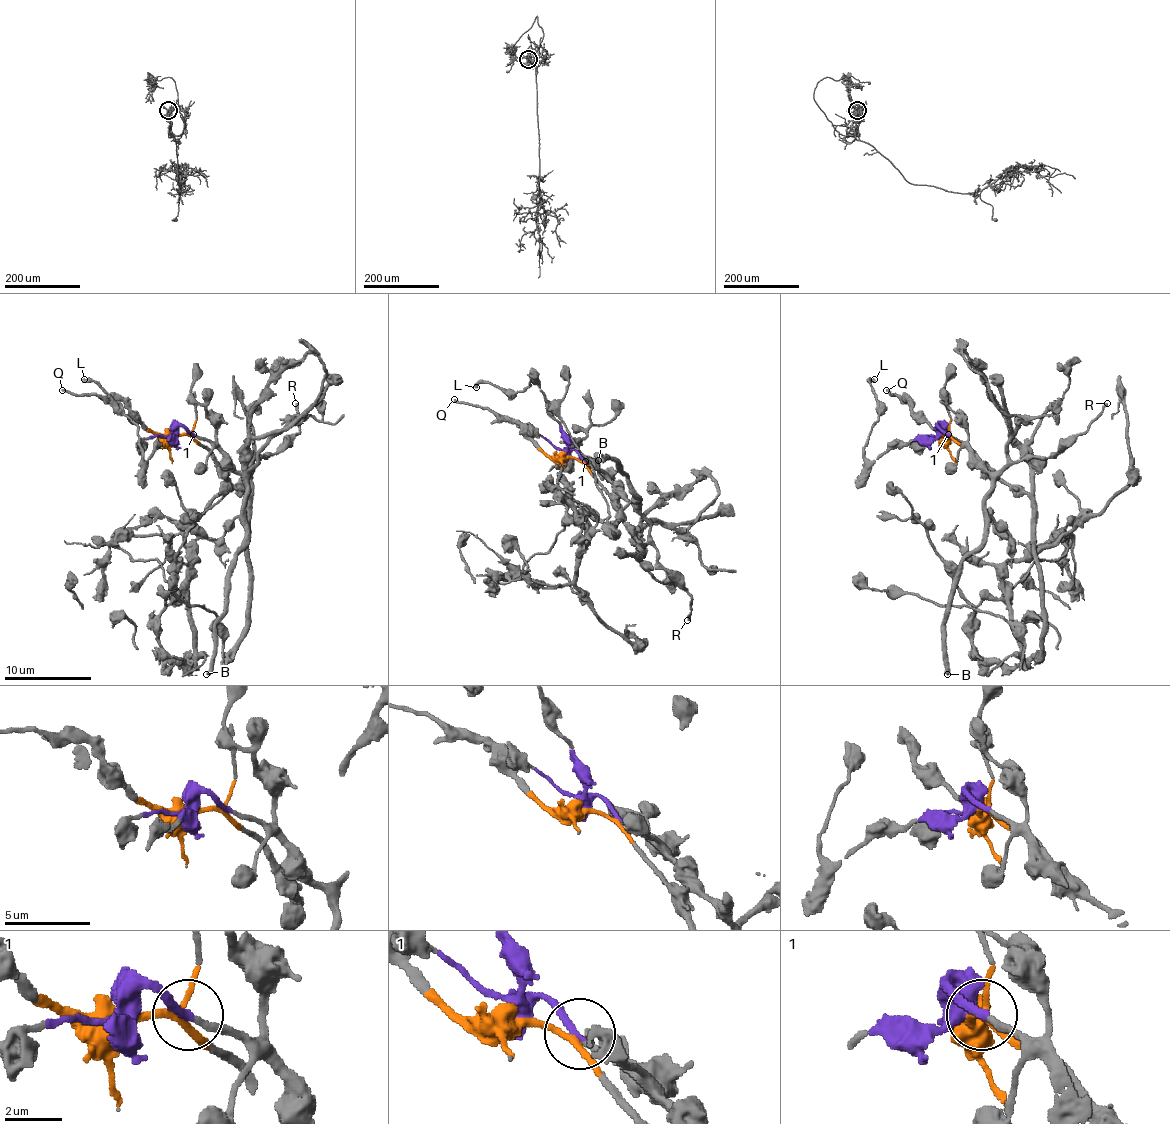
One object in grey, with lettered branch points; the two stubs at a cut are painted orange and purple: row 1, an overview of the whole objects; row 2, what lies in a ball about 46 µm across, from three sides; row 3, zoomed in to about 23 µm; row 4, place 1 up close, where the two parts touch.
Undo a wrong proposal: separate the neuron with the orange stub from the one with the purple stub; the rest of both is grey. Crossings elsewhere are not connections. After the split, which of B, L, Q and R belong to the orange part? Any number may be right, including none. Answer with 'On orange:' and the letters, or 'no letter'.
On orange: Q

